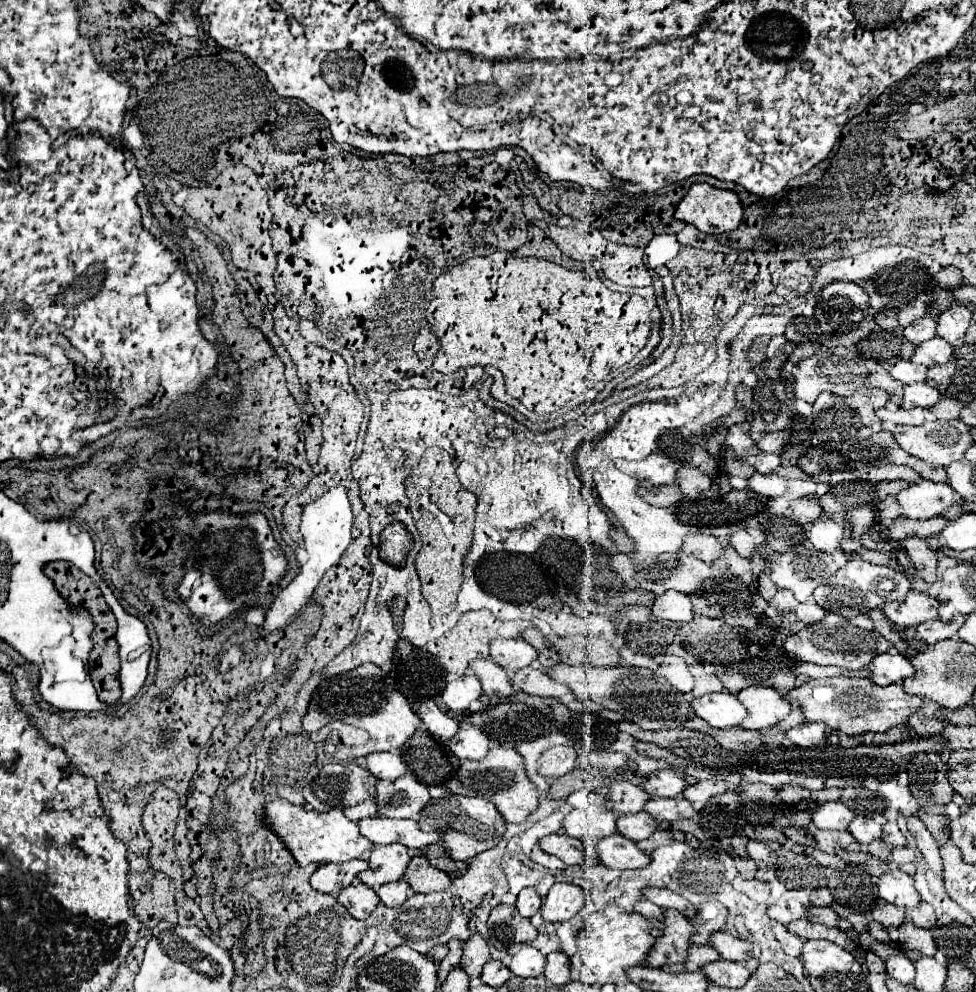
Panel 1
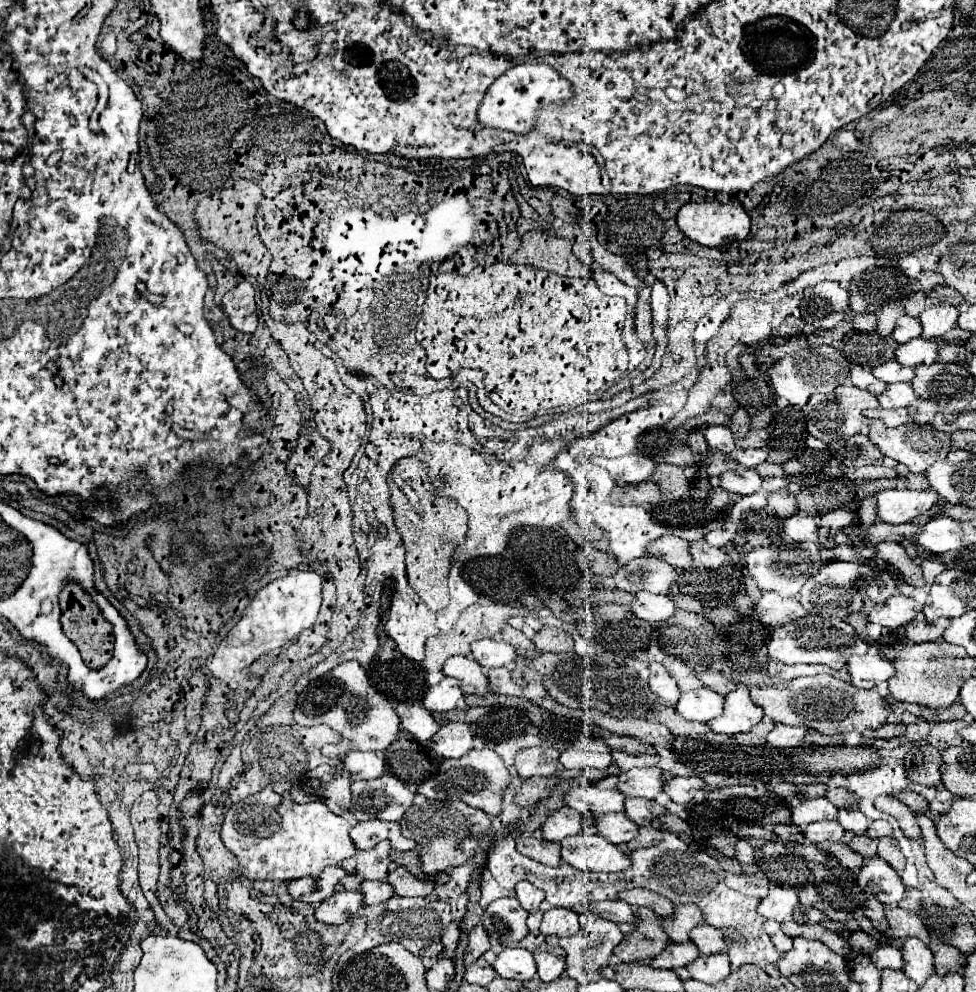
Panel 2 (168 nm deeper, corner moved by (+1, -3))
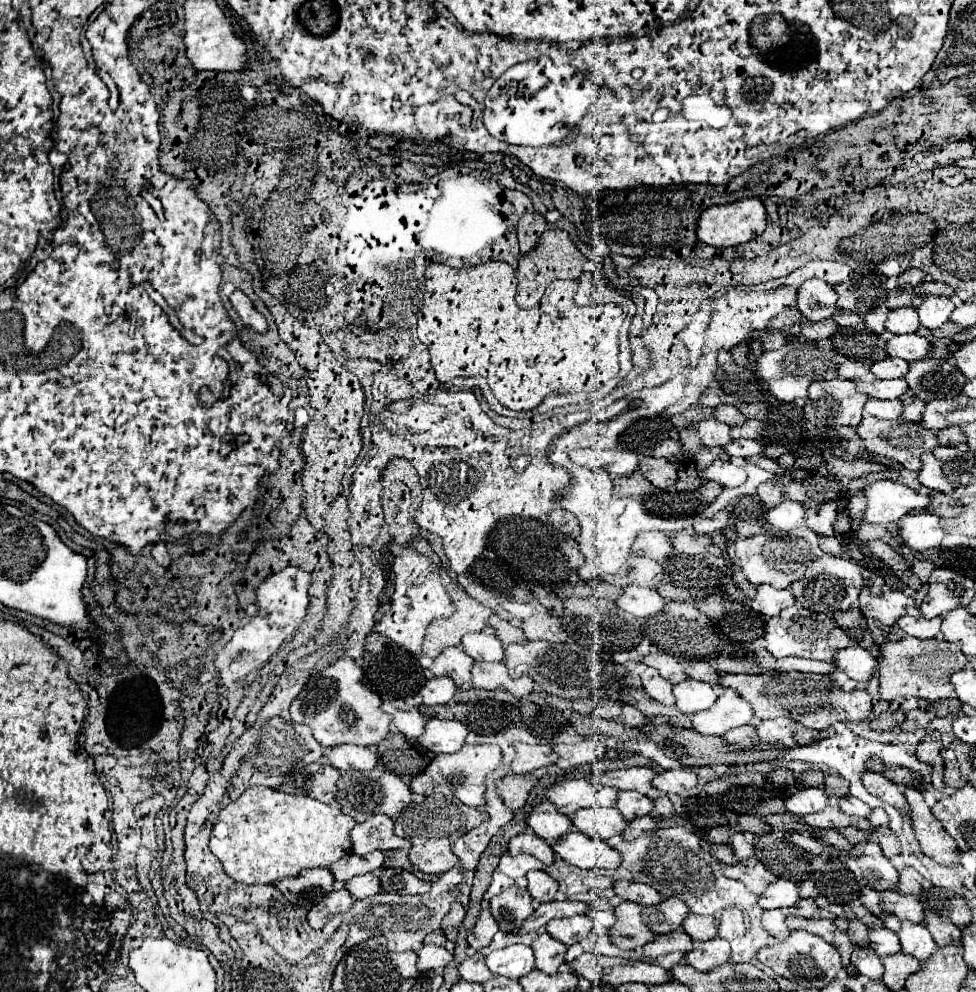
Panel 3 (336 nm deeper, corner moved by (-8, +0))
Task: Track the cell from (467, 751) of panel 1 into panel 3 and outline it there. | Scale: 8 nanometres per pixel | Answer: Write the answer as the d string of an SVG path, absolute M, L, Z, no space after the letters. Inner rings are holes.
M430 719L426 725L426 733L418 739L418 743L432 753L456 753L466 743L468 729L456 719Z

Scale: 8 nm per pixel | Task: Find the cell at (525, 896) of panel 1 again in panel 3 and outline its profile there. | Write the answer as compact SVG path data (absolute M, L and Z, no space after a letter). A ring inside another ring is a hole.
M528 871L528 893L538 903L550 903L556 897L558 883L546 871Z

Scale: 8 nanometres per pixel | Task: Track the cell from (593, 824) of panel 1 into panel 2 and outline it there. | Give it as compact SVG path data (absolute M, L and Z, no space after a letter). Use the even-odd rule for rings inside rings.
M559 808L547 816L547 820L541 826L543 838L549 842L561 842L567 836L575 836L583 832L583 820L579 812L573 812L569 808Z

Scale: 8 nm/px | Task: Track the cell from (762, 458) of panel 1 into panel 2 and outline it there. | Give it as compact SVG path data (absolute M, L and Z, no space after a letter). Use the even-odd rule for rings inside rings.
M735 448L735 452L731 452L731 458L745 468L755 468L757 464L767 460L767 452L763 448Z

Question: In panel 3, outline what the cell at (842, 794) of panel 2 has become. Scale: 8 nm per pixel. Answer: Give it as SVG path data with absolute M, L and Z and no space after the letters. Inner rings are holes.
M826 775L824 781L824 791L828 793L830 799L842 799L848 793L848 781L842 779L840 775Z

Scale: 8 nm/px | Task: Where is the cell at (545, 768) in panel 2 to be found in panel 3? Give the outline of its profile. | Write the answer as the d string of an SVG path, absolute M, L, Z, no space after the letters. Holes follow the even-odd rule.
M516 743L516 759L512 763L512 773L532 773L540 767L554 765L558 761L556 751L550 745L526 745Z

